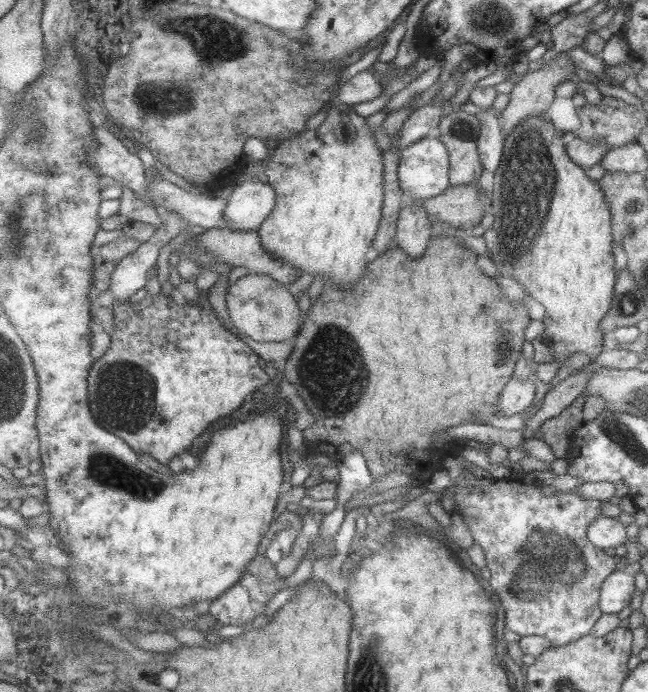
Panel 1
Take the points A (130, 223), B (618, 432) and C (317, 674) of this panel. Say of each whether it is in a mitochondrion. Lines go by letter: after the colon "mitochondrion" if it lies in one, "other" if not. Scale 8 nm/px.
A: other
B: mitochondrion
C: other

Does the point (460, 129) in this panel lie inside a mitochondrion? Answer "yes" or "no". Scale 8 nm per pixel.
yes

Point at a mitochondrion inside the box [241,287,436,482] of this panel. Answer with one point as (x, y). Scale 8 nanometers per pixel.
(328, 368)

